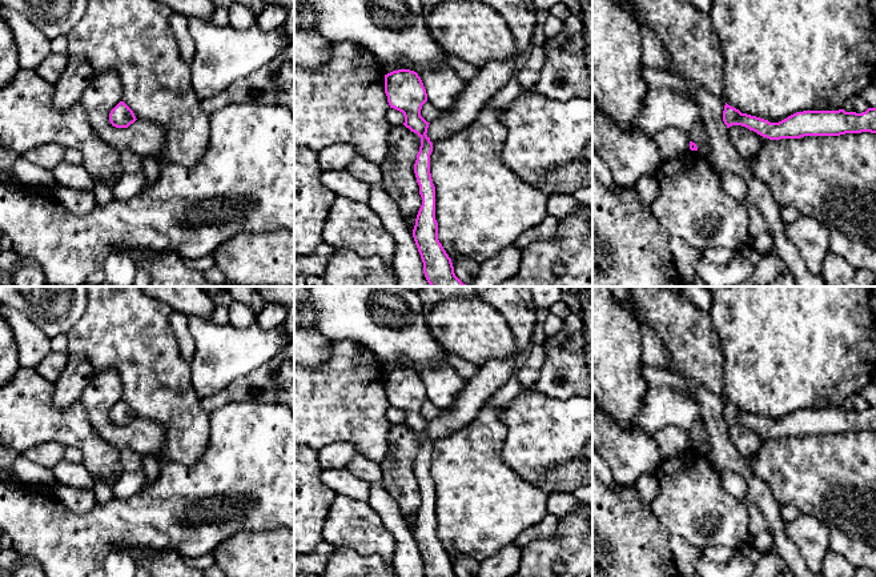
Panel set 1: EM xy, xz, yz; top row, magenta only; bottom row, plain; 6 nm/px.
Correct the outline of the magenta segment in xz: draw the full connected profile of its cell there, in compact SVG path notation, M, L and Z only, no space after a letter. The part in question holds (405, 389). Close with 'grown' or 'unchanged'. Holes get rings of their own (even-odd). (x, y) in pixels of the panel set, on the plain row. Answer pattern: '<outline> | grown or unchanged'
M398 368L385 373L385 392L390 406L403 412L403 424L421 436L421 445L414 462L422 504L418 509L413 536L423 561L426 577L458 577L451 557L438 538L435 518L435 485L430 472L433 441L426 433L429 422L422 414L427 392L417 370Z | unchanged

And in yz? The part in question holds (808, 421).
M726 401L723 420L727 426L742 424L769 438L804 434L840 434L845 432L876 432L876 406L863 412L839 409L796 410L779 421L742 412Z | unchanged

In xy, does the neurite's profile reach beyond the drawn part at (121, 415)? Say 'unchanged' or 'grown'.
unchanged

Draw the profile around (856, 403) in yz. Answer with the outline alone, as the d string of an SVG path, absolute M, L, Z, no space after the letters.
M859 393L859 394L852 394L849 396L844 404L843 404L843 408L845 410L856 410L856 412L863 412L868 408L868 404L867 401L863 398L863 396Z

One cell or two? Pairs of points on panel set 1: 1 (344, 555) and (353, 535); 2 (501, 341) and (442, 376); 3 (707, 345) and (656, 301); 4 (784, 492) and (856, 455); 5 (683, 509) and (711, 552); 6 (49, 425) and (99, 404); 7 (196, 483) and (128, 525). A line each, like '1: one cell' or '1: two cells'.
1: two cells
2: two cells
3: one cell
4: one cell
5: two cells
6: two cells
7: one cell

